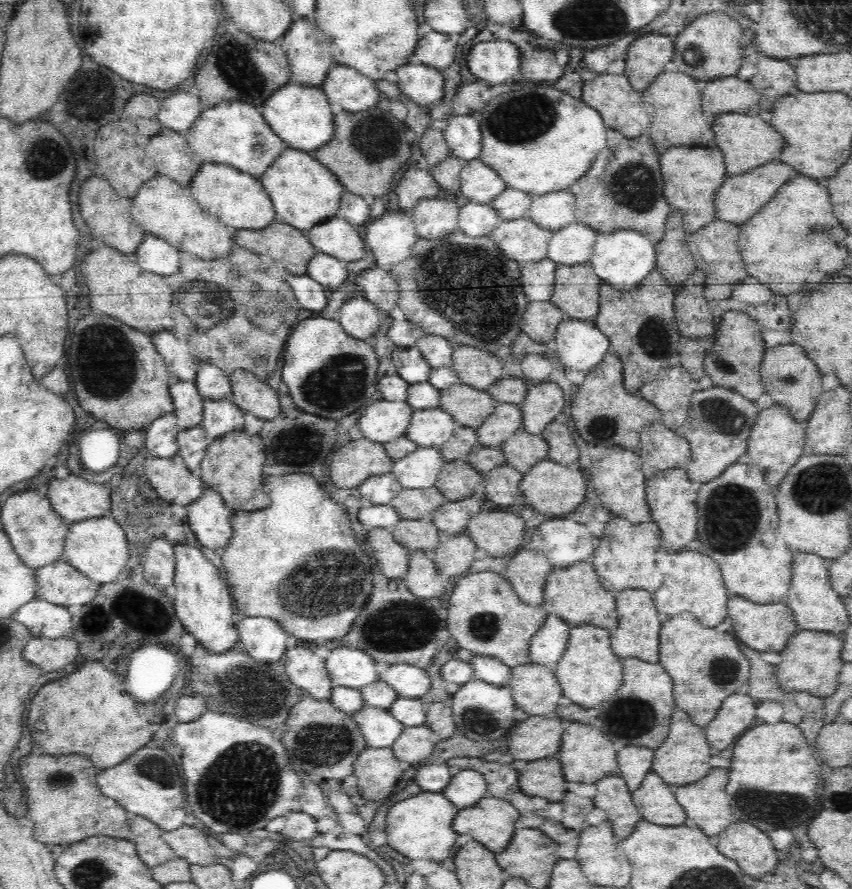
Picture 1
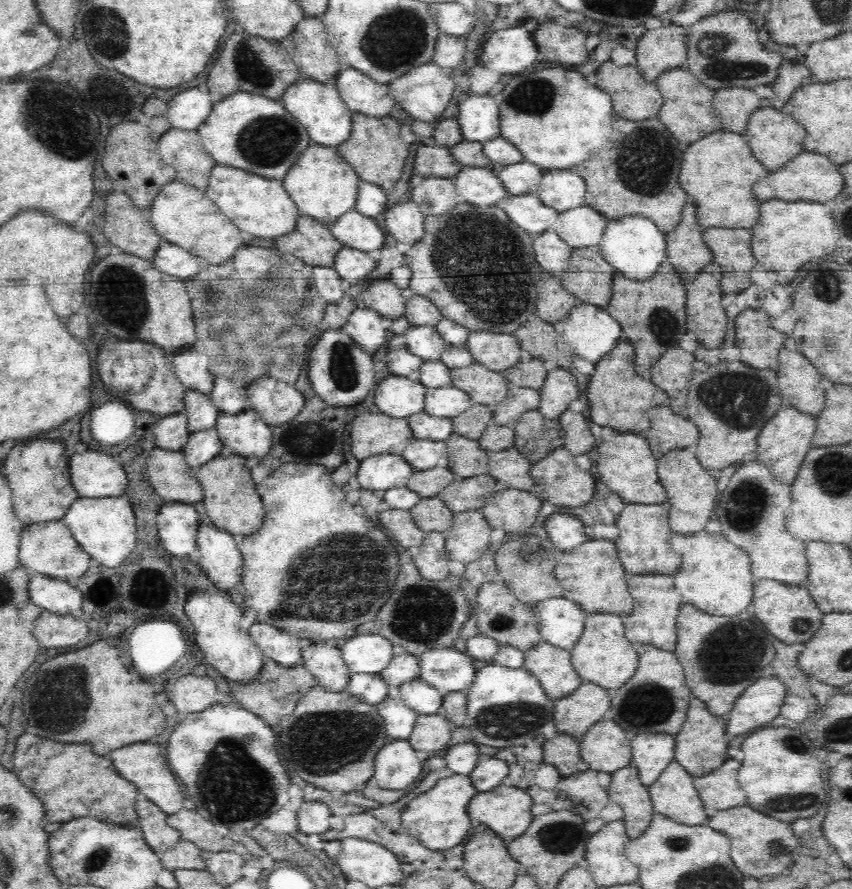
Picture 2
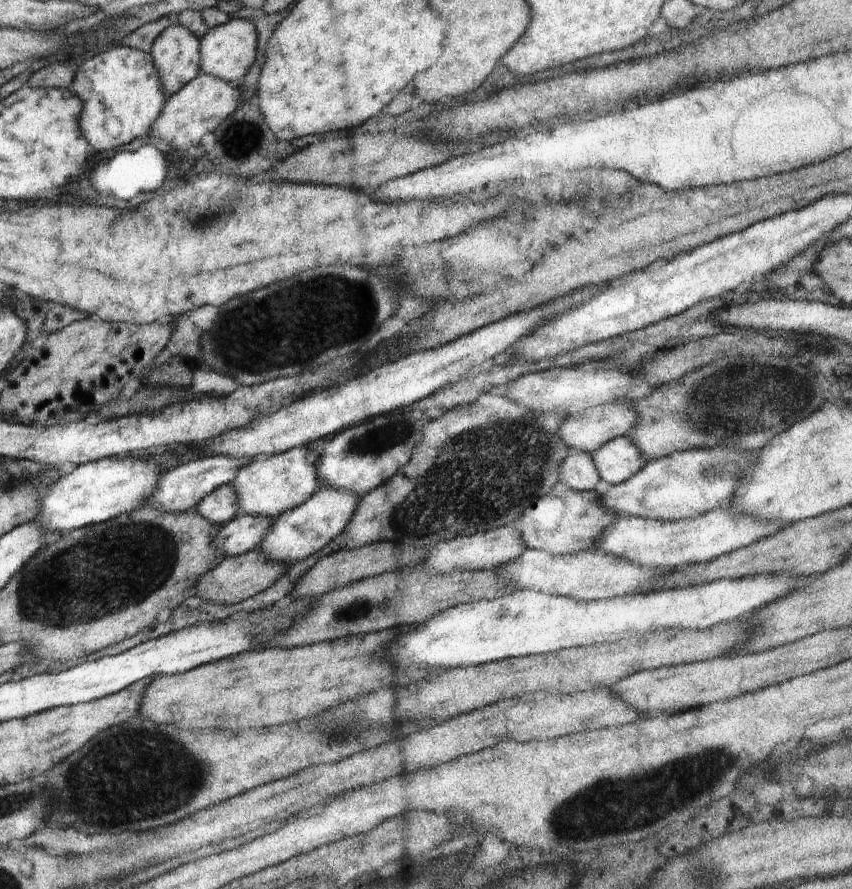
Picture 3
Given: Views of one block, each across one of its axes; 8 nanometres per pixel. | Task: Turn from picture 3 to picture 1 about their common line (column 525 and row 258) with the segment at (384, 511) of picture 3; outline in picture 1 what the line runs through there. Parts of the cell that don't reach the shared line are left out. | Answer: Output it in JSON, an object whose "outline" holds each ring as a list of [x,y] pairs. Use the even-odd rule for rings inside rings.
{"outline":[[[456,228],[456,230],[452,231],[450,234],[445,234],[440,238],[419,238],[416,241],[416,244],[411,248],[411,255],[408,258],[405,258],[402,262],[392,266],[389,272],[393,274],[393,277],[399,284],[399,299],[397,305],[404,312],[406,320],[418,325],[425,334],[439,334],[444,336],[444,338],[447,338],[450,342],[456,342],[458,346],[473,346],[474,348],[494,353],[498,348],[502,348],[502,346],[510,346],[521,333],[520,324],[529,300],[526,298],[524,290],[522,290],[520,266],[518,266],[518,262],[508,260],[508,258],[504,256],[504,251],[492,241],[490,235],[480,236],[480,238],[472,238],[472,236],[466,236],[466,233],[462,233],[460,229]]]}

